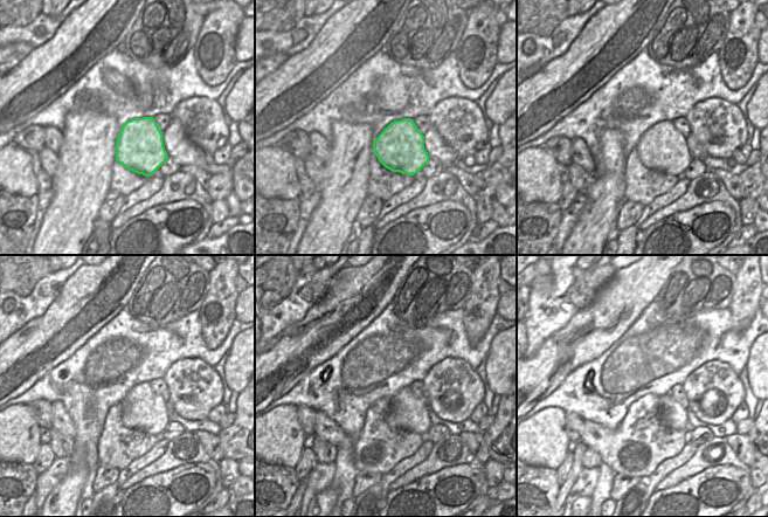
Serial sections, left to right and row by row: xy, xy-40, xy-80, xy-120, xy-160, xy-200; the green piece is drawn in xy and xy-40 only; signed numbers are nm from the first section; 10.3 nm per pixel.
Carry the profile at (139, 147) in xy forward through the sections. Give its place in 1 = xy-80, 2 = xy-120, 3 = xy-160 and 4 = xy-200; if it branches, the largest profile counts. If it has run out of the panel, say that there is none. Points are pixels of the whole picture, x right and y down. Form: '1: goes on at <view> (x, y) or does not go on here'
1: goes on at xy-80 (662, 147)
2: goes on at xy-120 (143, 409)
3: goes on at xy-160 (407, 412)
4: goes on at xy-200 (675, 415)

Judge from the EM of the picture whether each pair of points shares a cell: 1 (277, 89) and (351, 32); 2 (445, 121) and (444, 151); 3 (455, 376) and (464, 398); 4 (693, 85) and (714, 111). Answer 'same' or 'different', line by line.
1: same
2: different
3: same
4: different

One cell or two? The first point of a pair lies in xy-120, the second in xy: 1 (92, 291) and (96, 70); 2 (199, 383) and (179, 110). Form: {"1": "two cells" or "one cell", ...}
{"1": "two cells", "2": "one cell"}

